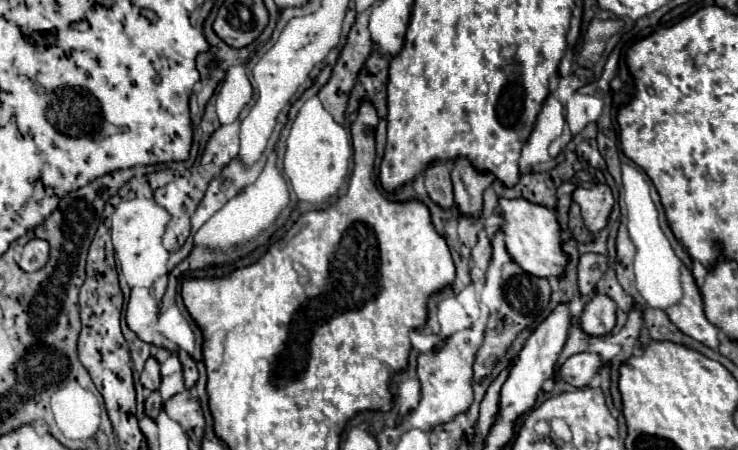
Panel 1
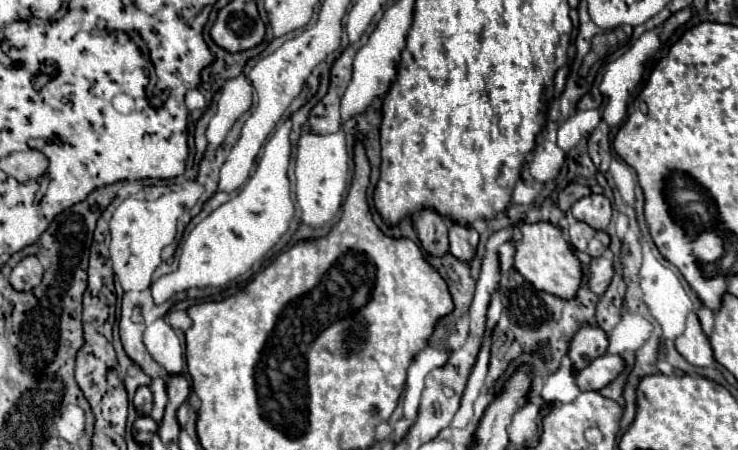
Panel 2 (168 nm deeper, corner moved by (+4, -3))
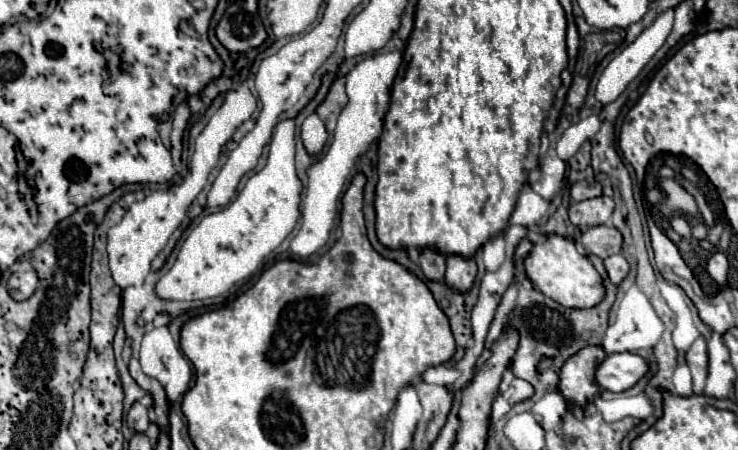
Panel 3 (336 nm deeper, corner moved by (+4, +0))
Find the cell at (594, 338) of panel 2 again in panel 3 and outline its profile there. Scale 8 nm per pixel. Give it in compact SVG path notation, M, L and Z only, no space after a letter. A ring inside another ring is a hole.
M588 347L570 357L560 371L558 391L568 401L570 407L586 407L600 395L600 387L596 383L596 367L604 361L606 353L602 347Z

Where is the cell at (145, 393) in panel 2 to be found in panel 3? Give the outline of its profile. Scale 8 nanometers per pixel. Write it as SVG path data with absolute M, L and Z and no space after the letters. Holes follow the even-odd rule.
M140 403L132 405L132 409L130 409L128 415L126 415L126 423L128 423L128 427L130 427L132 431L136 431L136 433L146 433L146 429L148 429L148 425L150 425L150 421L148 421L148 411L146 411Z

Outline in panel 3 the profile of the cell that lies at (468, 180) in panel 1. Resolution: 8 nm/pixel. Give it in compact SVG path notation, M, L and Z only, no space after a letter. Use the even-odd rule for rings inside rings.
M456 255L446 257L446 277L444 283L456 293L468 293L476 279L474 259L462 259Z

